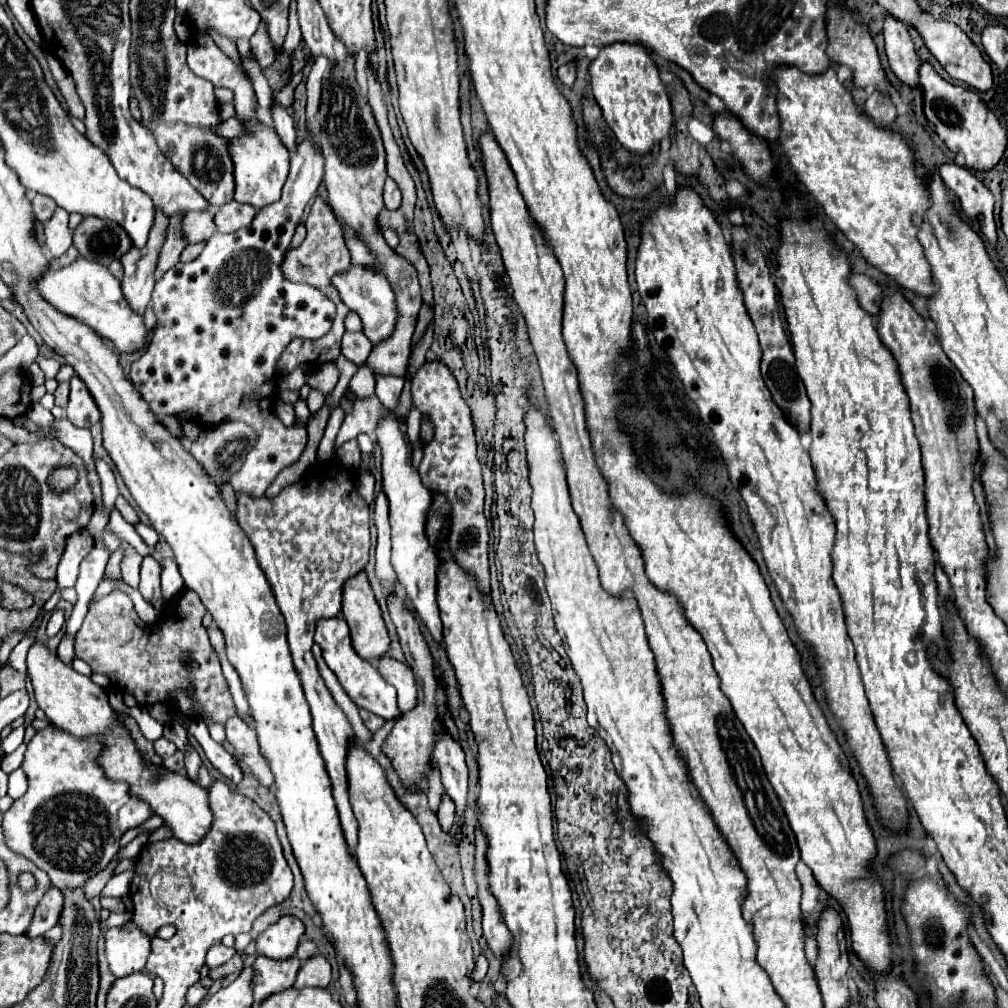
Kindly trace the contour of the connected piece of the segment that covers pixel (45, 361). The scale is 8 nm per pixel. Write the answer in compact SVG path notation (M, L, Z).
M39 356L37 362L39 362L41 370L45 372L45 378L55 378L57 372L59 372L59 368L61 368L59 360L55 360L55 358L41 358L41 356Z

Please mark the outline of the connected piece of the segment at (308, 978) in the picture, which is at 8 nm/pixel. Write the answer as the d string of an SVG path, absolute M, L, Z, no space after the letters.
M317 954L317 956L311 956L309 960L305 960L303 966L299 968L295 988L305 988L305 986L327 988L329 982L331 982L331 964L327 962L325 956Z

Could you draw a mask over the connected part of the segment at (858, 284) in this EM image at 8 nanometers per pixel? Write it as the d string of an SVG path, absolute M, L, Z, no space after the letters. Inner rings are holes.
M851 272L847 276L849 286L857 292L857 300L861 304L861 308L865 312L869 312L871 316L875 316L879 312L879 300L881 300L881 286L877 282L873 282L871 278L863 276L863 274L855 274Z

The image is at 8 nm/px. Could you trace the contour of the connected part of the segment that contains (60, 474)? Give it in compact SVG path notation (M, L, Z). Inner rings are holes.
M57 468L48 478L49 485L58 493L71 488L77 480L77 472L73 468Z

